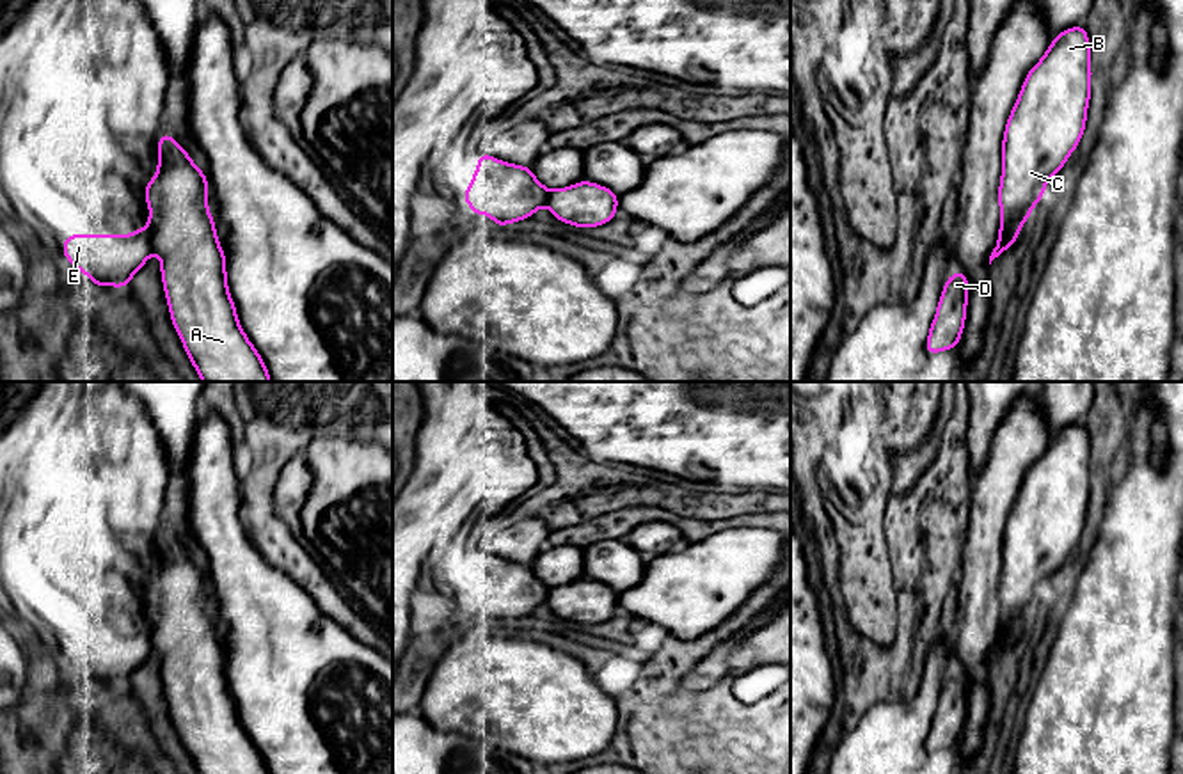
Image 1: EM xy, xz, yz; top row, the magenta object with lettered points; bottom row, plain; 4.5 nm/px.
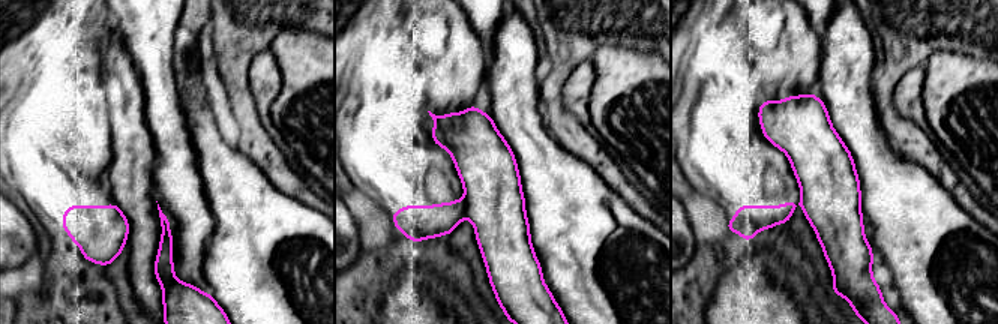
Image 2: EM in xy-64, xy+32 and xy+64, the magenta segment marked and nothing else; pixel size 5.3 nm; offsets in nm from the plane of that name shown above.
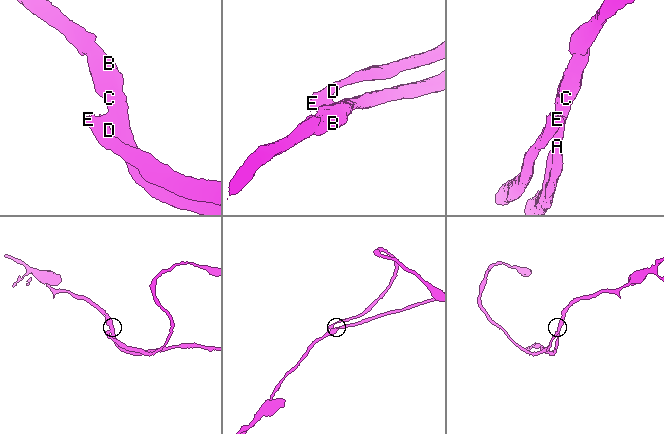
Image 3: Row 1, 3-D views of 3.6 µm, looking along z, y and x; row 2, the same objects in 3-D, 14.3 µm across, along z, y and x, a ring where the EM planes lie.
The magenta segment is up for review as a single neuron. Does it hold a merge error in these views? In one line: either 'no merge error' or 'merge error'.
merge error

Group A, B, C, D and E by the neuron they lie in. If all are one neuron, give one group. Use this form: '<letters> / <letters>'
A B C / D E

